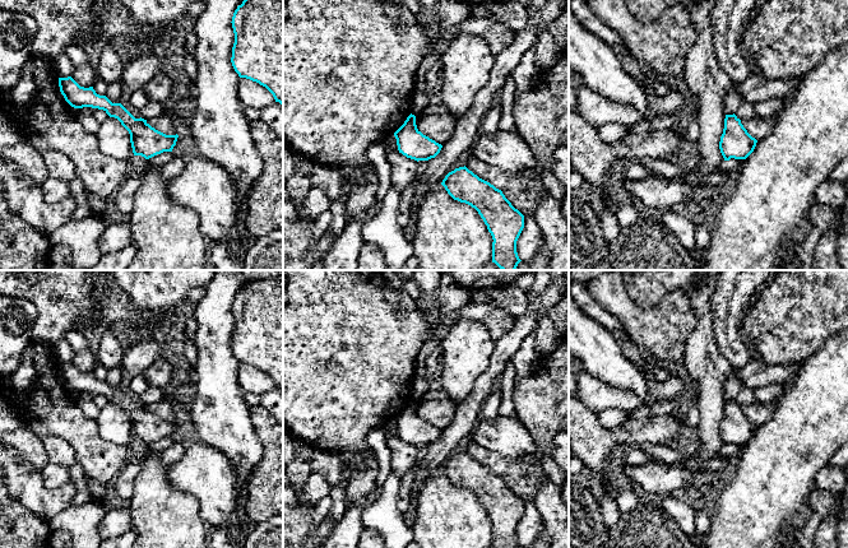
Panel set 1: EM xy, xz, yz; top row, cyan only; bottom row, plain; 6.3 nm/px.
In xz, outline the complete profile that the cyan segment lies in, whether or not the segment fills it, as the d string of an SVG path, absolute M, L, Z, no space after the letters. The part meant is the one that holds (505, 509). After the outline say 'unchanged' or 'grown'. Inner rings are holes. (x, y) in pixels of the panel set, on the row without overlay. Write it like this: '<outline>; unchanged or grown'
M465 451L449 458L441 470L460 488L474 493L492 521L492 548L520 548L516 526L524 514L524 501L501 475L479 464Z; unchanged

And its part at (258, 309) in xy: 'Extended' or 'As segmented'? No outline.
As segmented

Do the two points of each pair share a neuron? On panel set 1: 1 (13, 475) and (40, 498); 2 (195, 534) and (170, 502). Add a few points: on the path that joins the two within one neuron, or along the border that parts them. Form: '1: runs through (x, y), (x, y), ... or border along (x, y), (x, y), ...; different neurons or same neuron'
1: runs through (19, 479), (33, 493); same neuron
2: runs through (188, 526), (171, 510); same neuron

